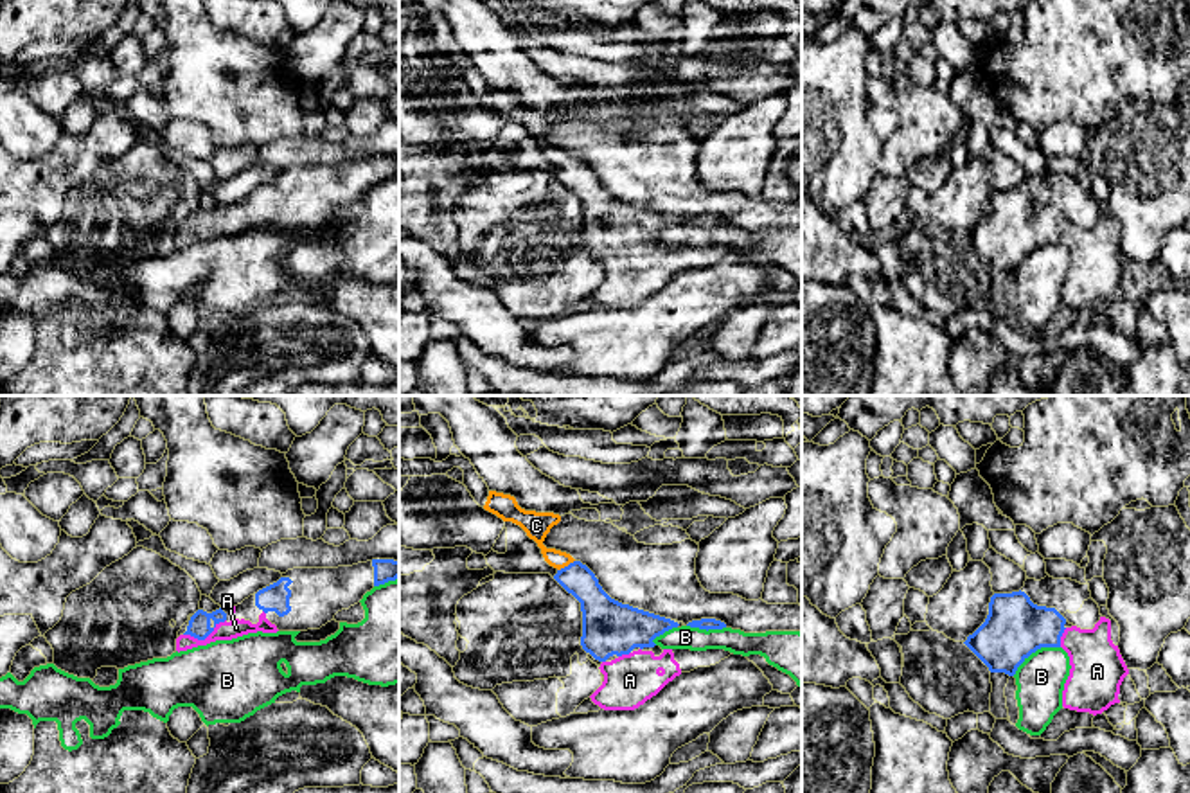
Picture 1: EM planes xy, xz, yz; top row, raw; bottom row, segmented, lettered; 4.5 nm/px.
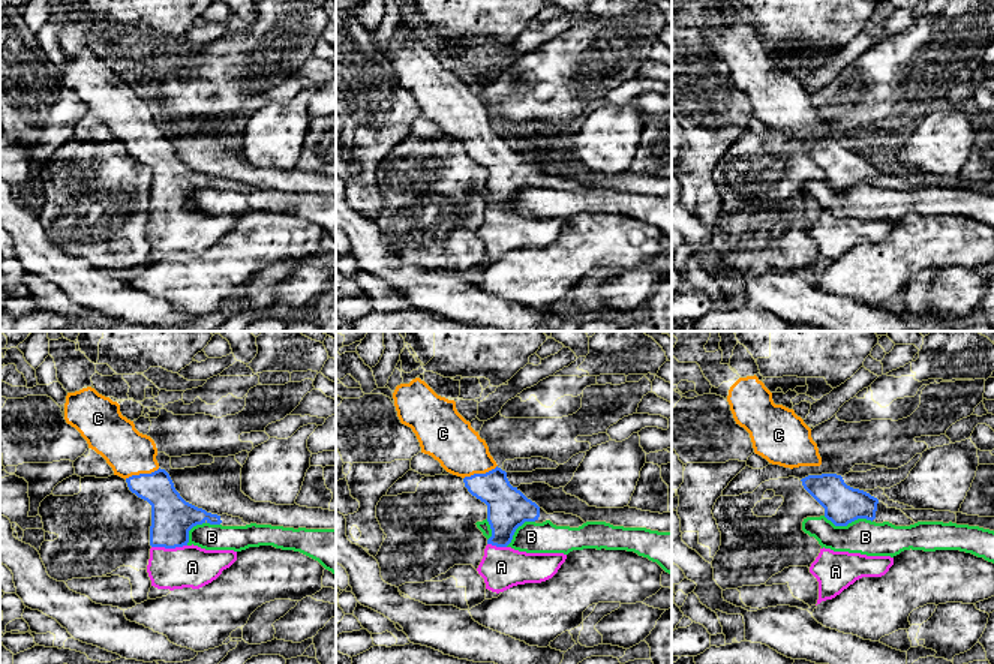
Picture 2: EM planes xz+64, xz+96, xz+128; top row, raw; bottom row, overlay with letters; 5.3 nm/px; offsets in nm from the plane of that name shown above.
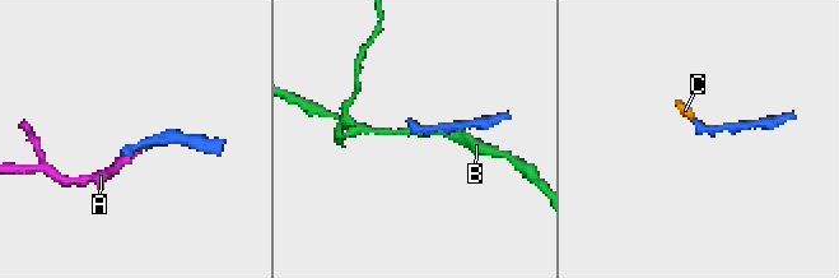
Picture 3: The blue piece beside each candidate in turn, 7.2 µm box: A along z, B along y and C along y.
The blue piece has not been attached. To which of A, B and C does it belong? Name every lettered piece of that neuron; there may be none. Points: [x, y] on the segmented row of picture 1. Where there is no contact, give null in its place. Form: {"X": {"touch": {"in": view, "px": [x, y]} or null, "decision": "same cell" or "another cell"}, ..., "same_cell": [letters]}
{"A": {"touch": {"in": "xy", "px": [204, 639]}, "decision": "same cell"}, "B": {"touch": {"in": "yz", "px": [1034, 651]}, "decision": "another cell"}, "C": {"touch": {"in": "xz", "px": [565, 567]}, "decision": "same cell"}, "same_cell": ["A", "C"]}

